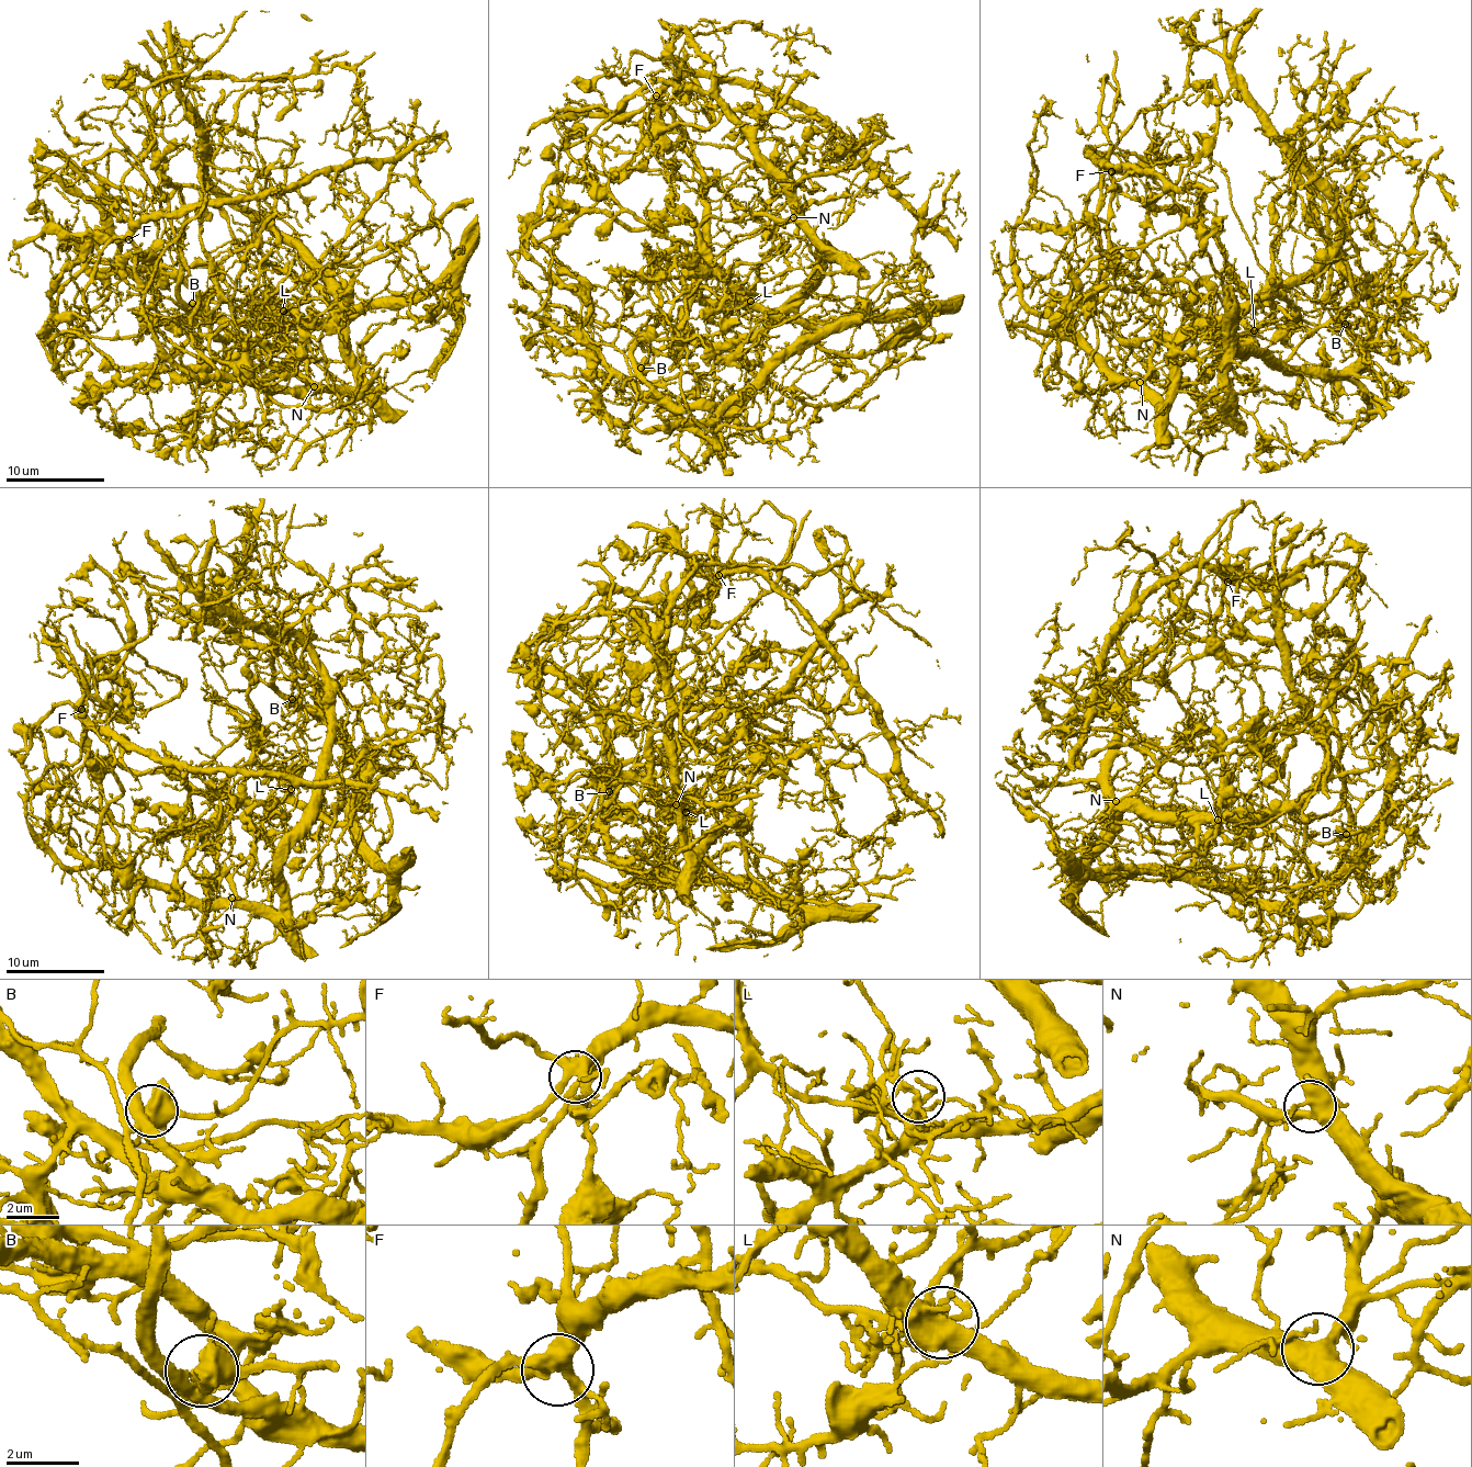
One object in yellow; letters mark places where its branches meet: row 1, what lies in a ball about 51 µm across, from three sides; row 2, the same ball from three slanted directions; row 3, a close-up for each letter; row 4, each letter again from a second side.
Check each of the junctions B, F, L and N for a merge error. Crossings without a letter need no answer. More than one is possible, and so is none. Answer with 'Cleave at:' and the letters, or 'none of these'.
Cleave at: B, L

